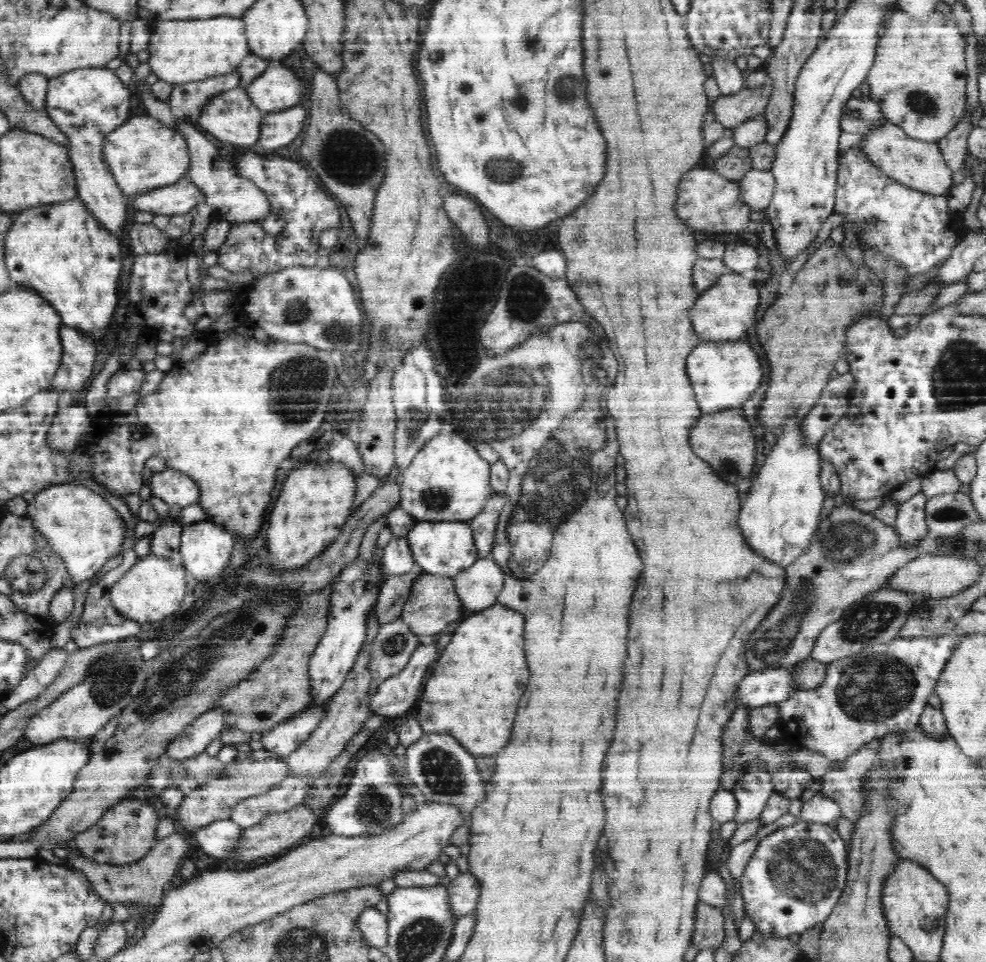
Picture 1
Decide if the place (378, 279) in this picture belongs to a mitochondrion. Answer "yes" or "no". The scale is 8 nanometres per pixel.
no

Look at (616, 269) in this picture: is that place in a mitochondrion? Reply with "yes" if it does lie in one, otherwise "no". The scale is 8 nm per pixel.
no

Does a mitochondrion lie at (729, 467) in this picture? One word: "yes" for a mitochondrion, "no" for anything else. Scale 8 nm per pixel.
yes

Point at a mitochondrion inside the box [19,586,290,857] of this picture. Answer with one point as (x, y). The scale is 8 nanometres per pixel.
(178, 680)

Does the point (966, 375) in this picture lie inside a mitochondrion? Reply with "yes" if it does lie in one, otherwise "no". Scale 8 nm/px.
yes

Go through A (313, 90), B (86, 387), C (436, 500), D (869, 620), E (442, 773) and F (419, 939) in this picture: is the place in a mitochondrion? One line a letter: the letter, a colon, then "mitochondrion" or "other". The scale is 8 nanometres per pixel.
A: other
B: other
C: mitochondrion
D: mitochondrion
E: mitochondrion
F: mitochondrion

